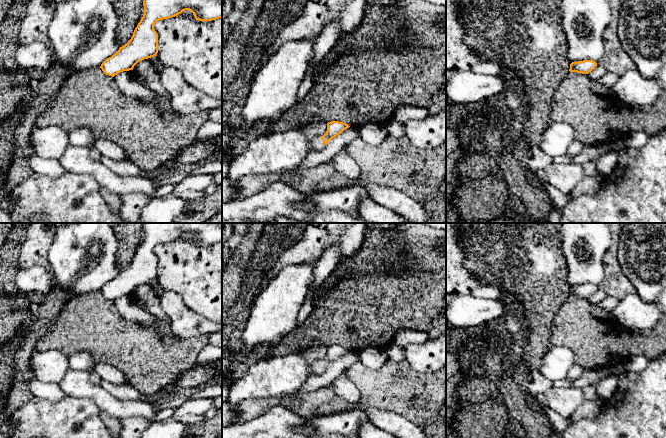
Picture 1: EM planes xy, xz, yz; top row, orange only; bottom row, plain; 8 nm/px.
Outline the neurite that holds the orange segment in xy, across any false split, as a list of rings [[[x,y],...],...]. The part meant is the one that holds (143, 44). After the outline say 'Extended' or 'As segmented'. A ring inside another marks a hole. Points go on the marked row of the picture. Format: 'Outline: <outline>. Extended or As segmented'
Outline: [[[143,0],[143,5],[143,17],[135,28],[131,39],[101,64],[100,68],[106,75],[114,77],[120,72],[133,70],[138,62],[157,56],[158,34],[154,29],[154,24],[159,20],[175,17],[185,10],[191,11],[195,19],[199,21],[222,18],[222,0]]]. As segmented

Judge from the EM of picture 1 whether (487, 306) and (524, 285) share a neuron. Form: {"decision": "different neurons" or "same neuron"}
{"decision": "different neurons"}

